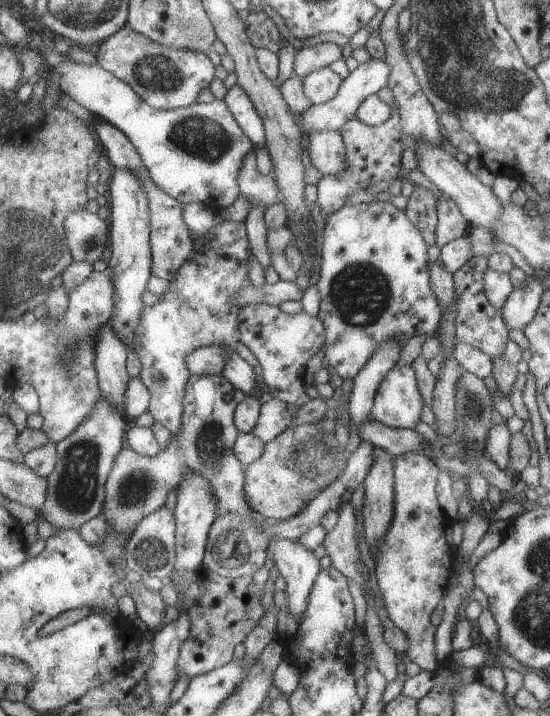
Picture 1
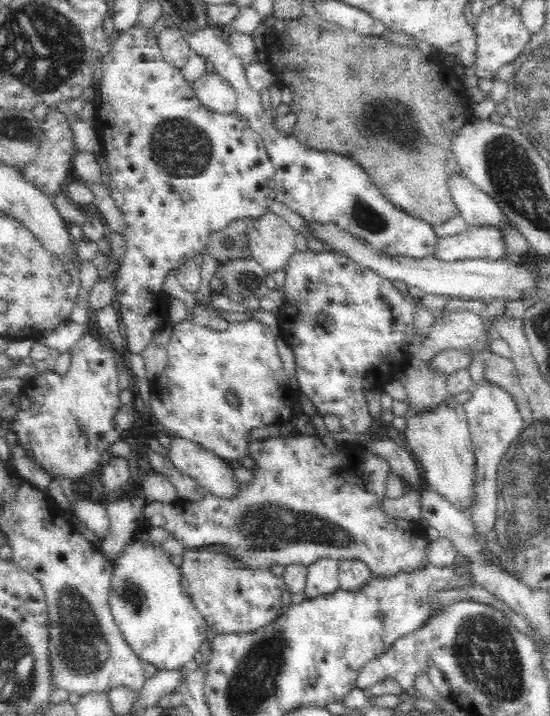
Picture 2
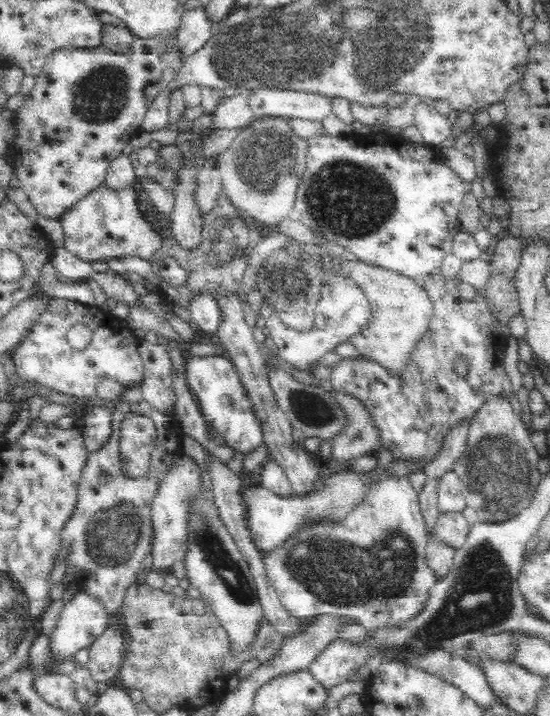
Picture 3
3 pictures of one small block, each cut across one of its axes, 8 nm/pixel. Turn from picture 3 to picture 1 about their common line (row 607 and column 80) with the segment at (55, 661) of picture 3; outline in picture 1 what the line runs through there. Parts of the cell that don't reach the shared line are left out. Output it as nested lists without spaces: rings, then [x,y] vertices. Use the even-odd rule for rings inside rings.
[[[67,55],[59,66],[53,70],[59,75],[59,89],[63,94],[78,100],[87,110],[95,113],[99,119],[118,126],[137,147],[145,166],[149,168],[153,182],[163,188],[169,196],[181,201],[181,204],[203,203],[214,210],[227,208],[239,198],[239,172],[247,156],[256,150],[256,144],[247,136],[242,125],[238,123],[225,99],[210,103],[195,103],[188,107],[171,110],[153,108],[138,92],[113,72],[96,64],[74,62]]]

